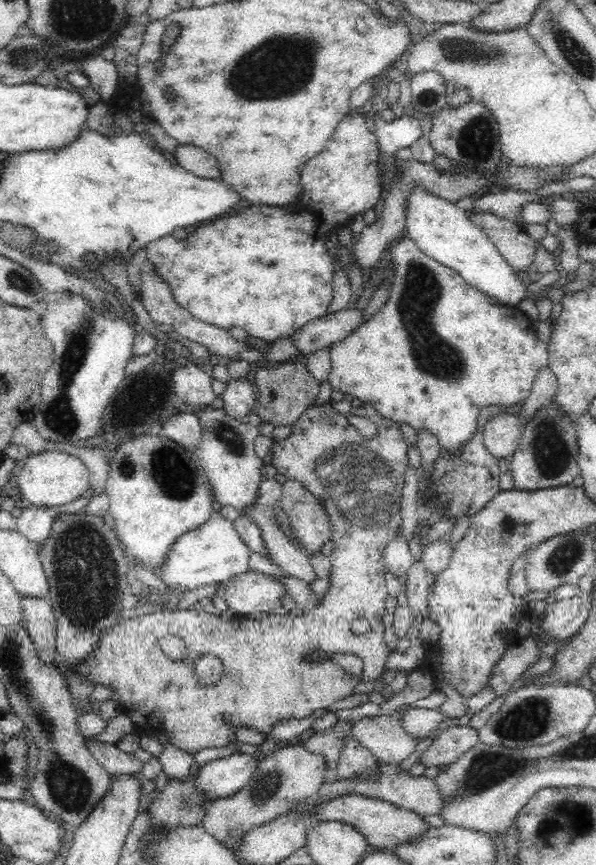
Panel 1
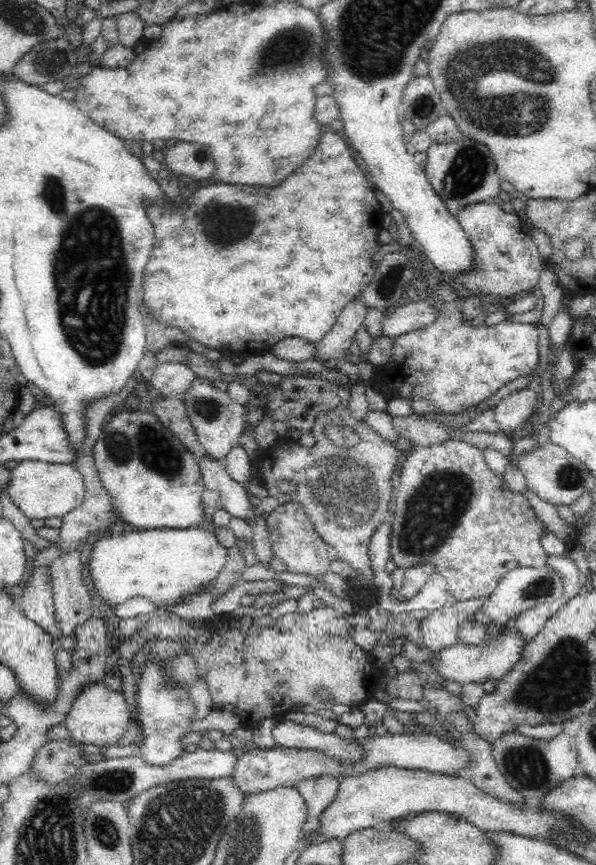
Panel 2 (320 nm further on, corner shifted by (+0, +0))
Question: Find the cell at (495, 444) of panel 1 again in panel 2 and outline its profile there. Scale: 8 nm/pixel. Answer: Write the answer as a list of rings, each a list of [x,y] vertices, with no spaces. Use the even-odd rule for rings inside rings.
[[[527,387],[509,393],[494,408],[499,431],[514,437],[516,428],[535,413],[540,400],[539,392]]]

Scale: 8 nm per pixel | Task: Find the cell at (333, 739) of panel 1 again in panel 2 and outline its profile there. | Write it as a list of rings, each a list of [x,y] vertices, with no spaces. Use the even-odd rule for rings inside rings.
[[[326,776],[326,778],[316,778],[316,780],[300,781],[296,790],[306,803],[306,818],[302,824],[299,840],[301,848],[314,844],[312,837],[318,837],[321,827],[321,814],[332,804],[336,798],[341,781],[336,778]]]

